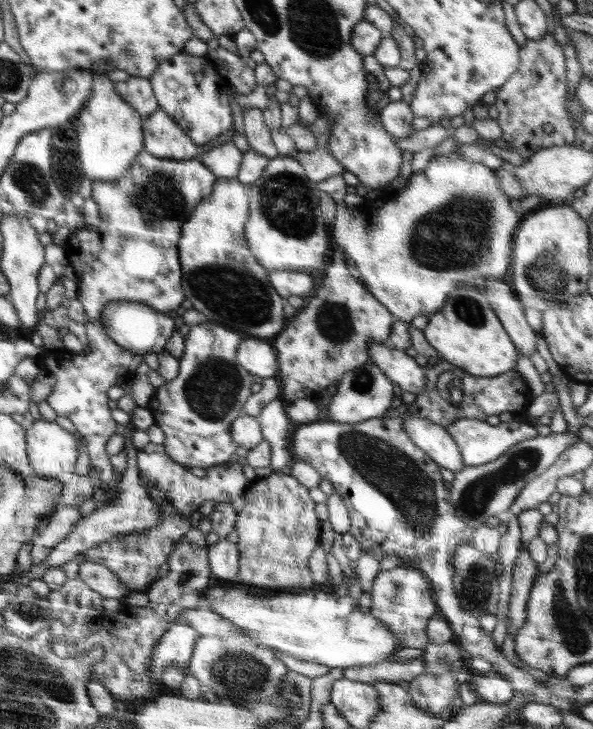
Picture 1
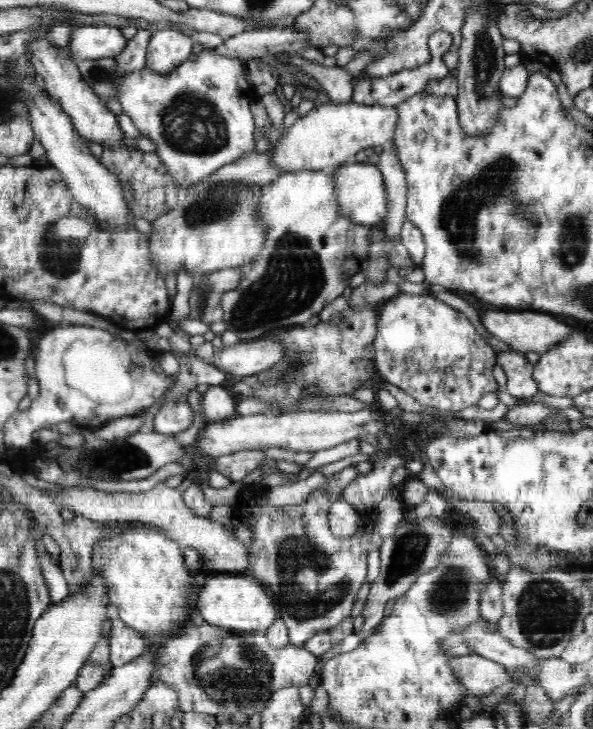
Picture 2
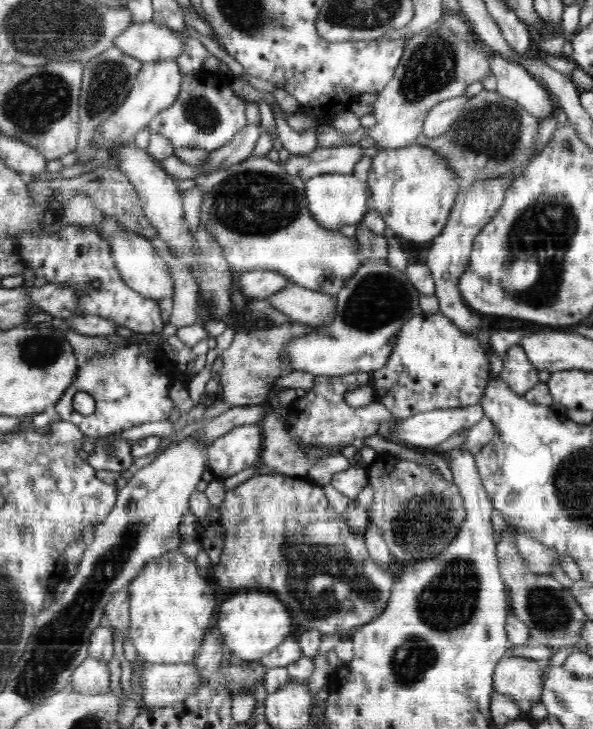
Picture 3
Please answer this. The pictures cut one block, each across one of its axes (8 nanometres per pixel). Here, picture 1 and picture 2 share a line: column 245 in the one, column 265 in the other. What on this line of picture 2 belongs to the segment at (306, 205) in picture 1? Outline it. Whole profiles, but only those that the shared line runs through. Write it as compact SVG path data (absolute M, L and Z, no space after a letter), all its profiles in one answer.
M198 181L181 190L181 196L176 208L154 220L152 237L149 238L149 249L152 264L161 275L174 274L186 270L191 275L204 275L225 268L238 268L257 258L261 251L268 231L262 219L258 217L257 202L260 186L244 184L243 182L206 182Z

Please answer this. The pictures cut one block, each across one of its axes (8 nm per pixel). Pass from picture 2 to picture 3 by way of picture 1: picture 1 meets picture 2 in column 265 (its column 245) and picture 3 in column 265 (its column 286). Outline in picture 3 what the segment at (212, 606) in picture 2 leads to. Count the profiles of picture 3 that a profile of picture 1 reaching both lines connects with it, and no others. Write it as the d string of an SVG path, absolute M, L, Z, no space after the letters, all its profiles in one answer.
M262 592L235 594L222 602L218 612L219 632L225 646L243 661L259 660L280 646L291 636L292 616L288 608L276 597Z

